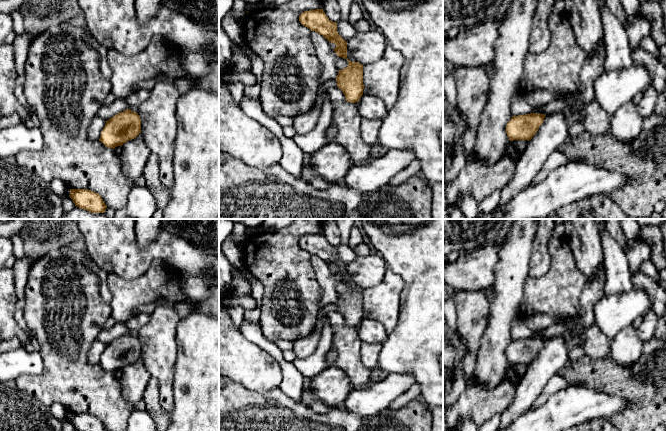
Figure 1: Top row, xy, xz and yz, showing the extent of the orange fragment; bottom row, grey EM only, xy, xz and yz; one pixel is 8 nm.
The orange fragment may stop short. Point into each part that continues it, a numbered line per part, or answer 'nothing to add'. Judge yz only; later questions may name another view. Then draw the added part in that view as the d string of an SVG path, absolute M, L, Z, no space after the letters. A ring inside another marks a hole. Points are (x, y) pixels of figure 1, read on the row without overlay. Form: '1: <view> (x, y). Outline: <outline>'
nothing to add

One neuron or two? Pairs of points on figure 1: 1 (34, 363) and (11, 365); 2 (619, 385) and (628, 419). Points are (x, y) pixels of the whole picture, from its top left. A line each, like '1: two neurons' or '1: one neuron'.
1: one neuron
2: one neuron

